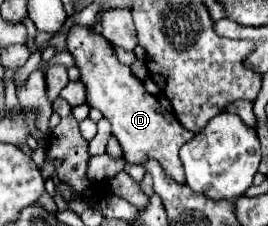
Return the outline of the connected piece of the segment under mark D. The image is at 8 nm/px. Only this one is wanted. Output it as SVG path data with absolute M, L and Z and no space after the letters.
M72 26L68 32L68 52L76 58L76 66L82 72L82 82L88 90L88 104L98 108L104 118L110 120L112 134L120 140L126 162L144 166L150 158L154 158L168 178L184 184L184 170L180 166L178 150L194 134L186 130L172 112L164 110L156 96L146 92L144 84L132 76L128 66L118 62L116 54L100 34L86 26Z

